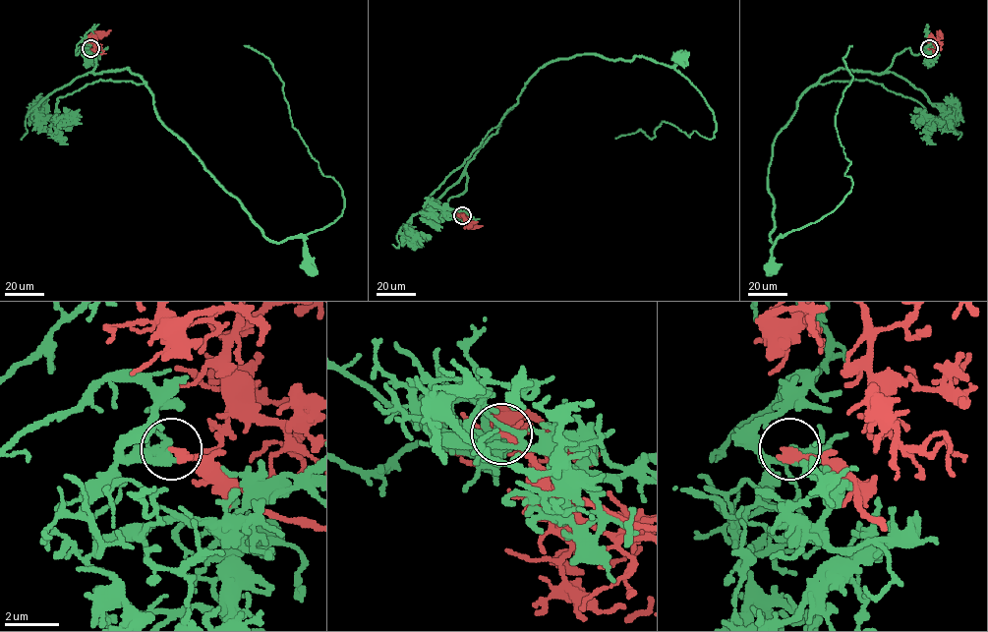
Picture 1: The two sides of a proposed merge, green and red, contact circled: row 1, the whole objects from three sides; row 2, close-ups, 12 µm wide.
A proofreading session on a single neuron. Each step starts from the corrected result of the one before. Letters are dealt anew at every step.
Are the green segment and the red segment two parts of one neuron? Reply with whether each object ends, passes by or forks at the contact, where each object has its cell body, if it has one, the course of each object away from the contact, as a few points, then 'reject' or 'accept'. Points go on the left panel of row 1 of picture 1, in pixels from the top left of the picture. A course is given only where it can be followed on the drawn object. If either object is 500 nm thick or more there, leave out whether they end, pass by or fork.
green ends there; red ends there; cell body of green at (307, 266); no cell body on red; green runs (89, 48), (76, 54), (94, 50), (94, 74), (146, 84), (159, 120), (266, 237), (301, 235), (308, 266); red runs (90, 48), (102, 53), (94, 40), (110, 30); accept

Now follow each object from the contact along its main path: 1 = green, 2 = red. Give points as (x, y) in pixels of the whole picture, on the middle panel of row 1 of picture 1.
1: (461, 215), (447, 203), (466, 190), (466, 164), (546, 64), (596, 54), (672, 66), (679, 57)
2: (462, 215), (475, 222), (466, 221), (468, 224), (482, 225)

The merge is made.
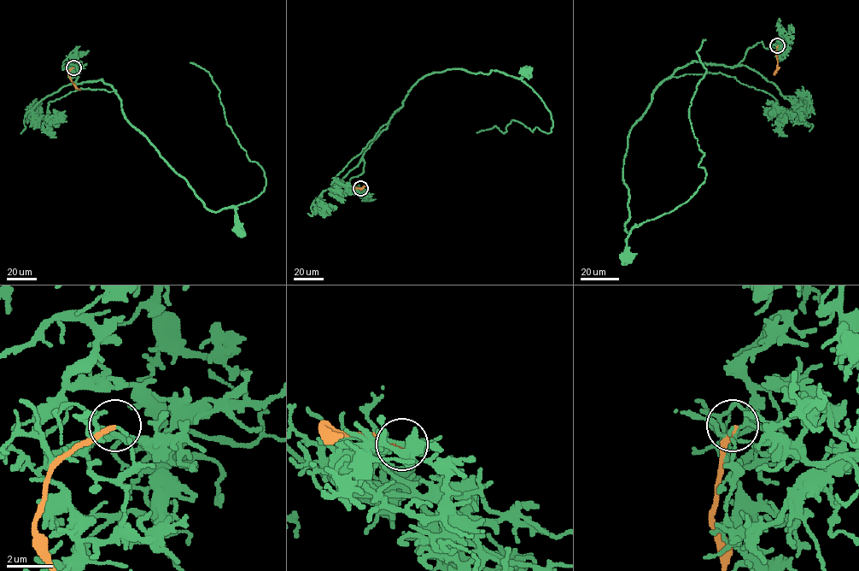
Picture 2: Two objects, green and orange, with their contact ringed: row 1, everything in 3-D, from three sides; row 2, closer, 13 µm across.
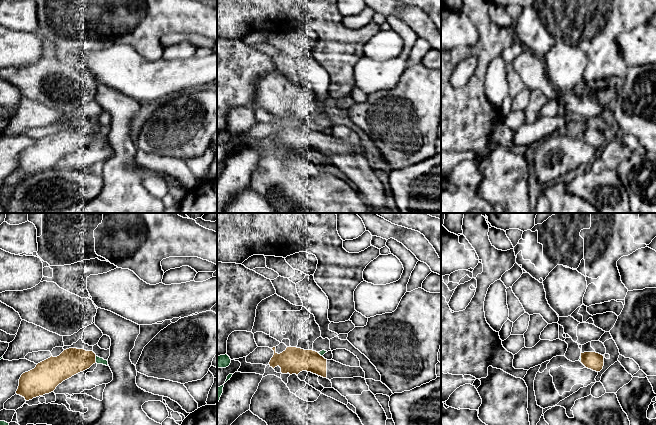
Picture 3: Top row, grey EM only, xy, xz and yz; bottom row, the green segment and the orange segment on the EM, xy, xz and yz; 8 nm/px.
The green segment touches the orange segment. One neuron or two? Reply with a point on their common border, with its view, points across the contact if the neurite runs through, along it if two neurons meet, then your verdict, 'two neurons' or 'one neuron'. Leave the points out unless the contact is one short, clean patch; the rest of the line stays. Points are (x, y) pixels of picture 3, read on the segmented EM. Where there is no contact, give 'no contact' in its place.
contact xy (96, 359); border xy (95, 356), (96, 362); two neurons

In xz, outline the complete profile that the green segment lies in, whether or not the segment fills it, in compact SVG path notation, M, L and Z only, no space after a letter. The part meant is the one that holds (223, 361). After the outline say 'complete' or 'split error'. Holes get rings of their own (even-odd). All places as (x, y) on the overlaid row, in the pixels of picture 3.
M227 354L217 357L217 368L226 368L230 365L230 363L231 359Z | complete

